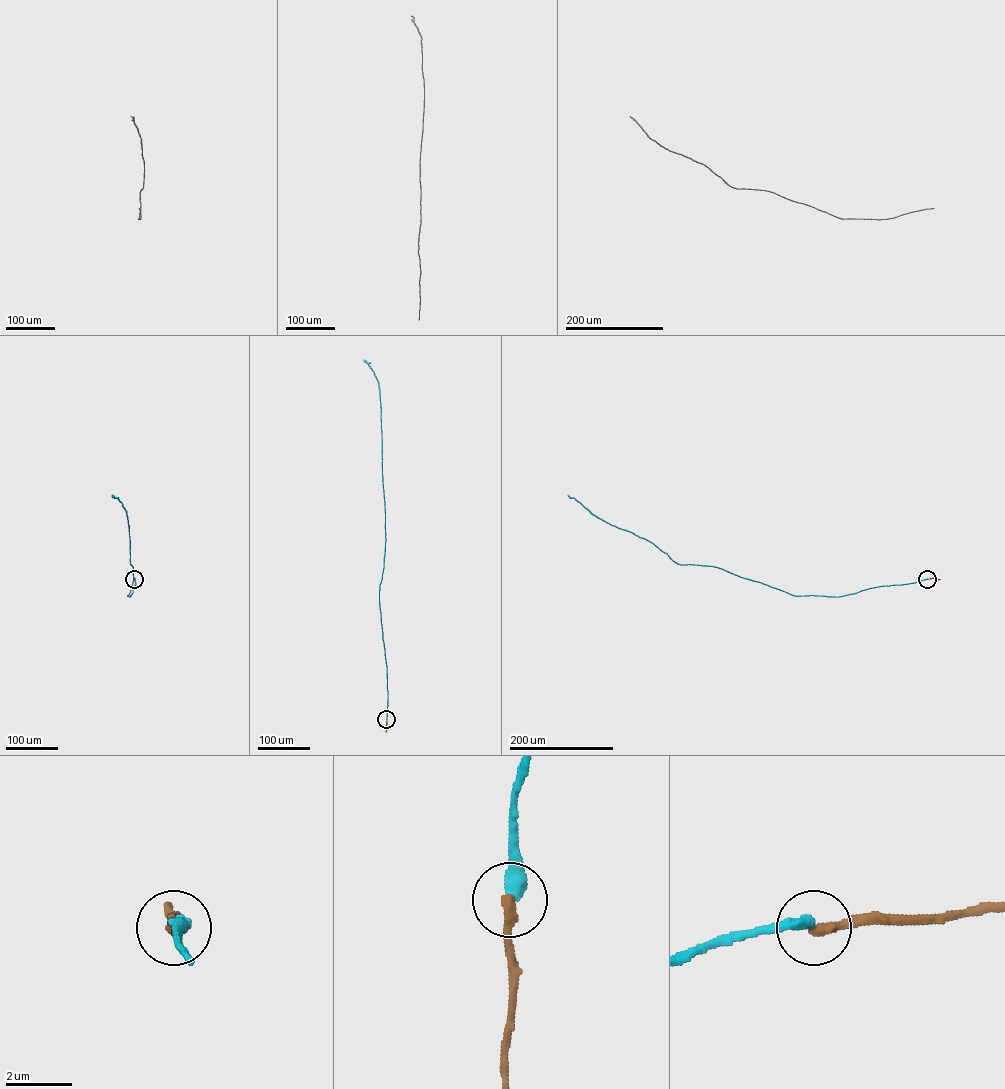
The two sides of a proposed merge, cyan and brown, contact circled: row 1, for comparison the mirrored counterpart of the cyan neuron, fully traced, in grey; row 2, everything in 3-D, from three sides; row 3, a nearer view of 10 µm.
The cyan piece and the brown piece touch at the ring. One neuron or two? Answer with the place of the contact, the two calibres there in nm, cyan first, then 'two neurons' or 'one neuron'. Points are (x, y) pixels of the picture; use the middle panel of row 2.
place (386, 719); calibres 400 and 320 nm; two neurons

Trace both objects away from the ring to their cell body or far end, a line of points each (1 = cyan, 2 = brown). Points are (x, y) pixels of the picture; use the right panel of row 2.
1: (927, 579), (841, 596), (794, 595), (719, 568), (677, 563), (650, 541), (598, 518), (568, 494)
2: (927, 579), (940, 579)

